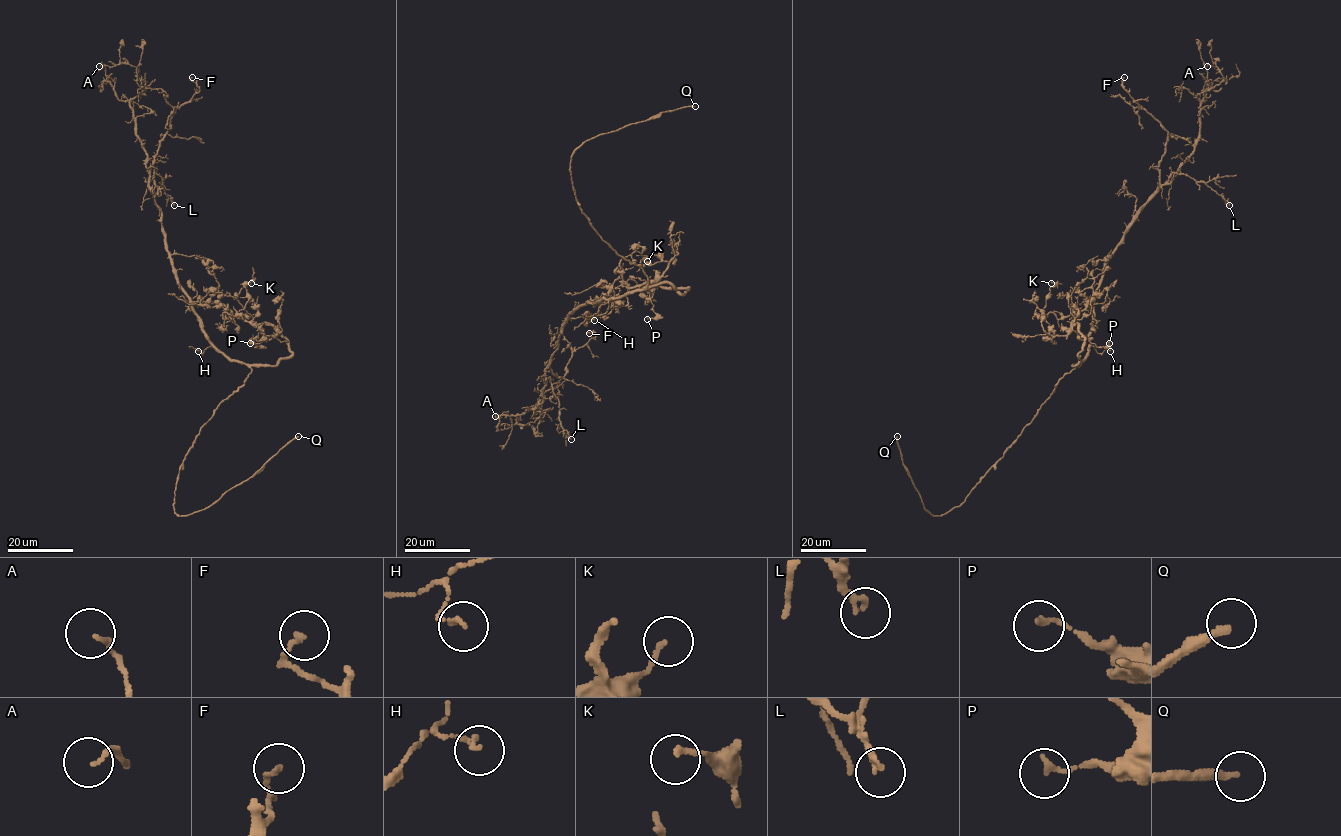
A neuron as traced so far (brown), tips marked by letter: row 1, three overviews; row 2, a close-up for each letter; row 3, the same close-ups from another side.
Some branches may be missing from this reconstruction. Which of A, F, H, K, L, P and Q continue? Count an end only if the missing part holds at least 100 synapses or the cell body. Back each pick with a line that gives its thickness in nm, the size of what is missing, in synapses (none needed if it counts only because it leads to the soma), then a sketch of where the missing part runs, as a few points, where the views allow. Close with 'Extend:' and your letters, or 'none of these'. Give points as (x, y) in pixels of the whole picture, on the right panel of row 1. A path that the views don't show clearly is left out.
Q: Thickness 240 nm. Course of what is missing: (897, 436), (898, 426), (903, 418)
Extend: Q

